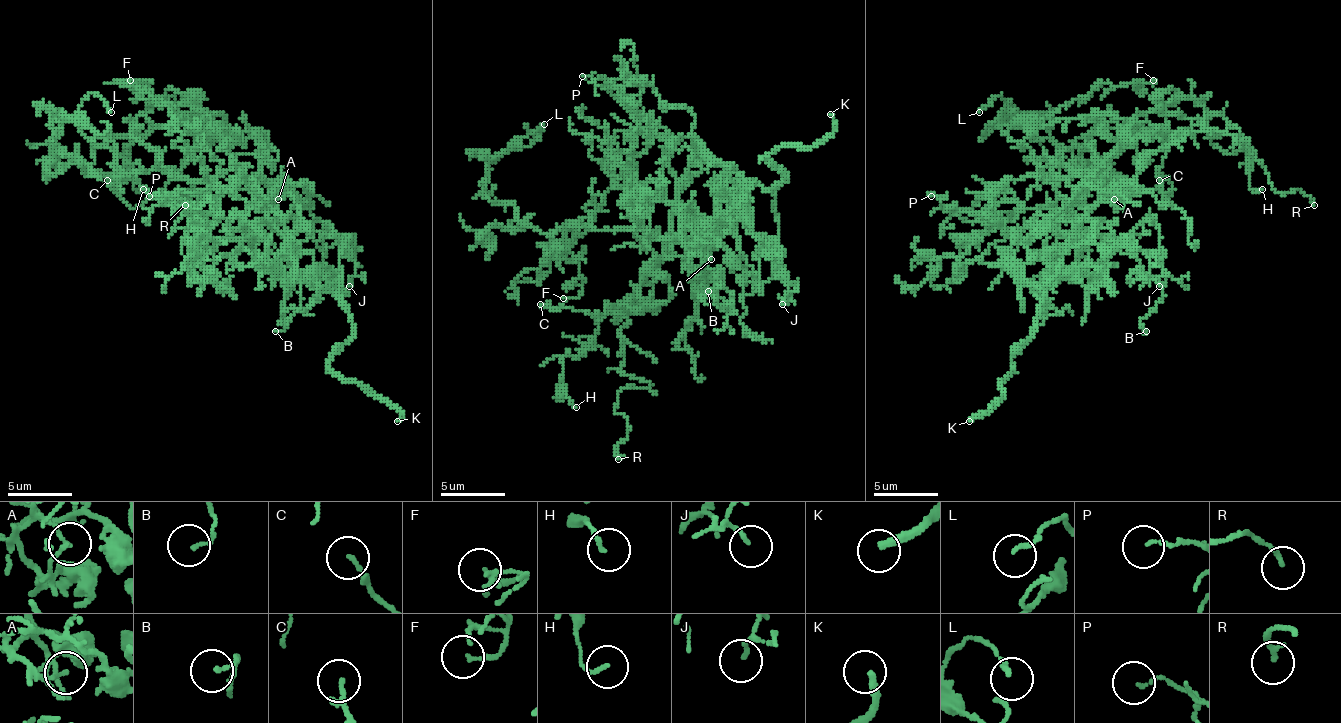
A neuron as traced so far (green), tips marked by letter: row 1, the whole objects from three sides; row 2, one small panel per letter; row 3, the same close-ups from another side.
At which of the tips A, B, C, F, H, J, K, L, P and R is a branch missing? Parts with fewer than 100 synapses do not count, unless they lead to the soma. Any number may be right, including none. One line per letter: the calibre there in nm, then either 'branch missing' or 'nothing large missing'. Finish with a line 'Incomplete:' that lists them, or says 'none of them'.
A: 120 nm thick; nothing large missing
B: 120 nm thick; nothing large missing
C: 130 nm thick; nothing large missing
F: 120 nm thick; nothing large missing
H: 120 nm thick; nothing large missing
J: 130 nm thick; nothing large missing
K: 280 nm thick; branch missing
L: 150 nm thick; nothing large missing
P: 100 nm thick; nothing large missing
R: 180 nm thick; nothing large missing
Incomplete: K

